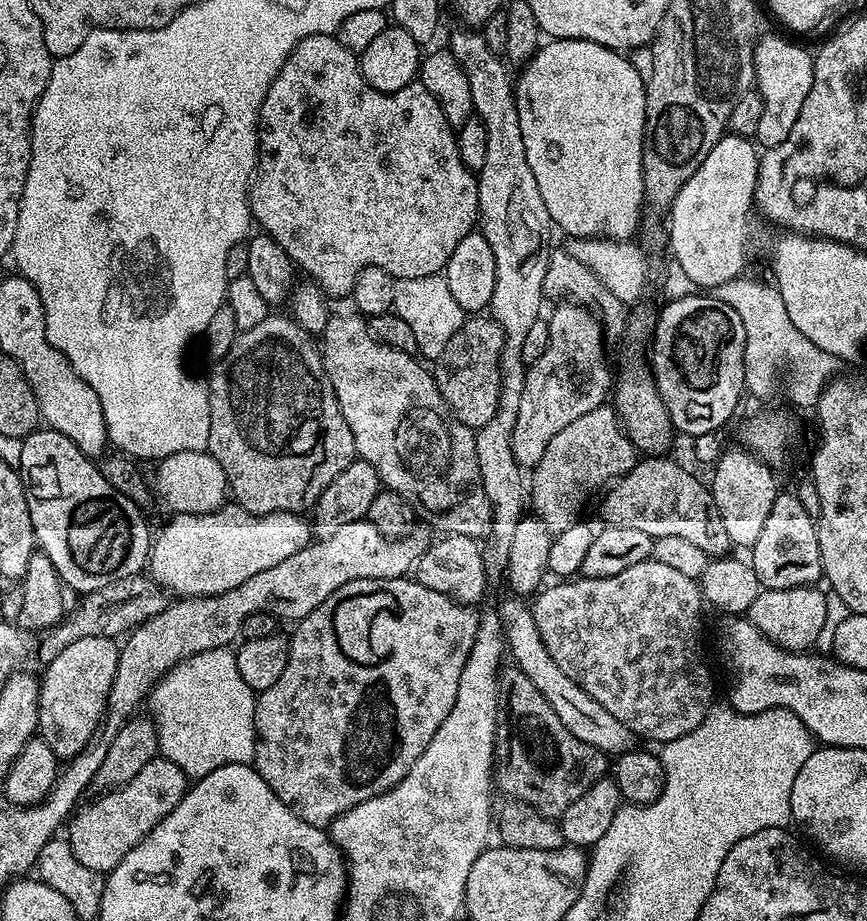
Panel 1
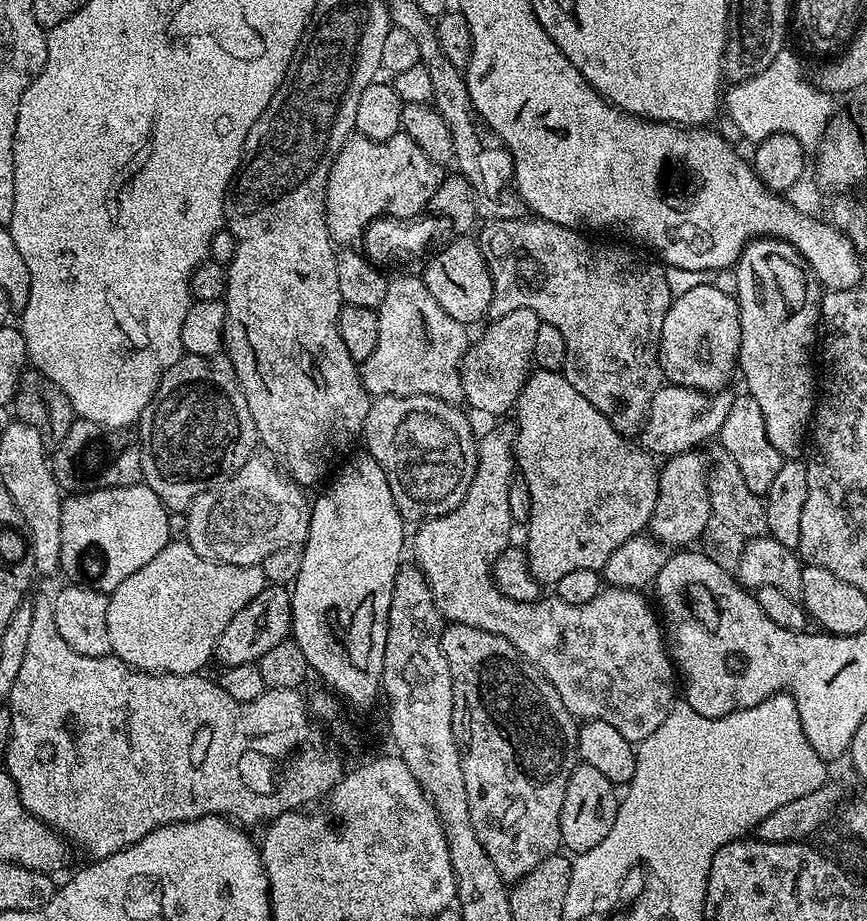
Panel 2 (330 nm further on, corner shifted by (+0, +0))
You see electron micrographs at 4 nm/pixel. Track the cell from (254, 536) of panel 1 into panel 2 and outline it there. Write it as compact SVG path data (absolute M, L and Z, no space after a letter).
M169 542L165 548L158 550L158 554L154 554L154 558L150 558L150 562L146 562L146 566L142 566L142 570L134 570L134 574L130 574L130 578L126 578L126 582L119 584L119 586L110 593L108 609L106 610L106 624L110 626L111 655L116 656L123 664L128 664L140 672L169 672L175 676L191 676L199 673L207 666L208 659L209 662L213 659L219 636L226 629L226 626L229 625L230 620L234 618L234 614L238 613L238 610L242 610L252 599L257 598L259 592L265 587L266 581L263 567L255 564L251 564L250 566L216 564L212 560L202 558L186 542L180 542L180 544Z

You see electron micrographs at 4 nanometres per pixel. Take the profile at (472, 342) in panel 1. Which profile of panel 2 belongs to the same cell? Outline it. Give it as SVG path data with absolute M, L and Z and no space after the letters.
M519 307L518 310L512 310L506 315L503 315L502 318L489 321L489 324L486 330L481 334L480 338L476 341L476 339L469 345L469 348L465 352L463 356L463 362L460 363L460 377L462 378L462 386L463 386L463 394L465 403L470 407L478 410L483 410L487 412L492 412L497 416L502 416L503 413L508 410L511 411L513 406L516 403L517 396L522 390L522 386L525 384L528 377L532 372L532 354L535 345L535 335L538 334L538 326L542 323L539 316L534 314L532 310L526 307Z

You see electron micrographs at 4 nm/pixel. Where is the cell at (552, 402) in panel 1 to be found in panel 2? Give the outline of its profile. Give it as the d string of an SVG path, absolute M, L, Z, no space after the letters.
M498 426L492 433L479 437L476 450L476 469L474 470L474 478L470 482L470 490L466 494L466 498L462 498L460 505L454 510L447 512L445 516L436 516L433 520L423 521L417 527L420 529L417 530L416 537L413 540L411 537L410 552L411 555L412 552L416 555L416 560L414 560L415 567L419 568L421 574L426 578L426 582L432 591L434 602L445 621L474 626L478 630L490 630L490 634L498 634L502 638L506 638L524 655L528 663L533 664L552 683L552 688L558 690L566 710L571 712L573 717L579 718L581 721L601 720L602 722L610 722L610 726L618 726L622 738L633 742L650 738L650 734L654 734L654 730L658 730L658 726L662 726L663 720L666 719L666 714L670 714L673 703L677 699L678 676L674 671L672 658L666 647L666 637L662 631L661 621L658 619L653 605L652 608L648 605L648 600L644 597L645 593L643 591L635 588L613 588L608 586L600 591L597 596L590 598L590 602L585 604L571 604L570 602L562 602L555 598L549 598L549 600L541 598L539 600L531 600L530 602L514 602L510 598L503 596L496 589L495 584L493 584L490 571L490 555L488 556L488 532L508 532L514 527L514 521L510 514L510 482L516 471L517 462L514 459L514 436L511 431L508 433L504 426Z

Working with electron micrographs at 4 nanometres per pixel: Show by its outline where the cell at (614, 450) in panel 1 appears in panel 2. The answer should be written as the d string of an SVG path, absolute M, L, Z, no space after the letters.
M665 383L654 394L648 407L648 415L639 429L639 447L656 458L677 456L683 452L699 449L708 439L719 433L726 414L734 399L733 393L721 390L714 393L699 392L693 388L683 388L677 384Z

